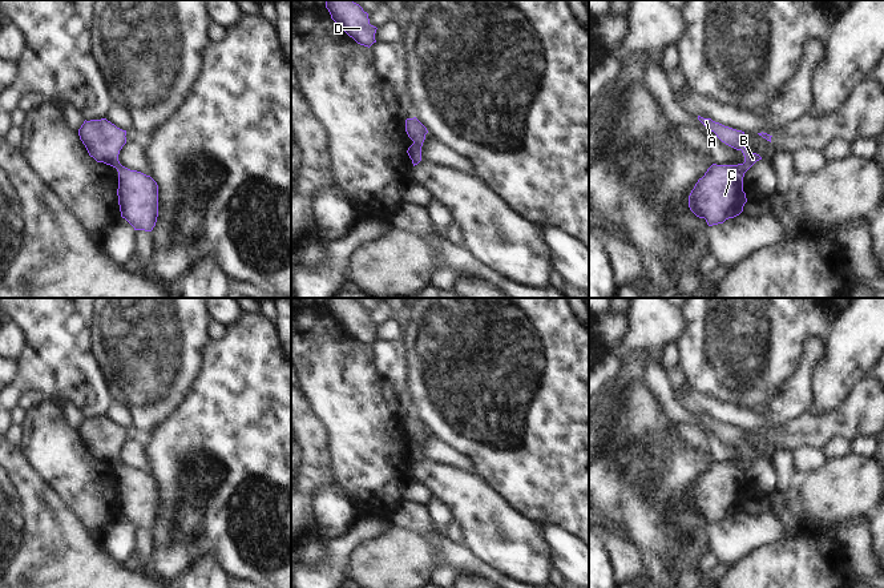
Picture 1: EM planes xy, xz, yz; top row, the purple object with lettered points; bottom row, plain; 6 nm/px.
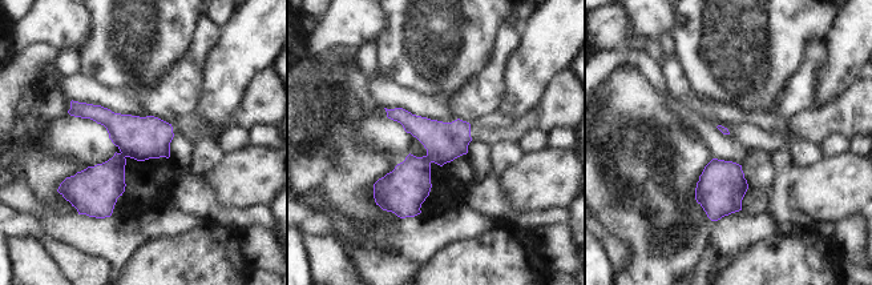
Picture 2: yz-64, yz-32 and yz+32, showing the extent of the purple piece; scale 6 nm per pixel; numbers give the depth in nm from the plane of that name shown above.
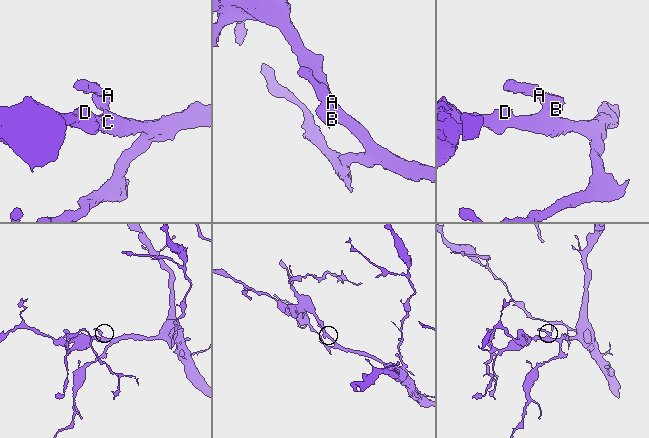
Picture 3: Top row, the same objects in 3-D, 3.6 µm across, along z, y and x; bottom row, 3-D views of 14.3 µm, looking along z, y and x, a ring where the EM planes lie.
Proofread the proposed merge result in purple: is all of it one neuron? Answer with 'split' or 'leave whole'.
split

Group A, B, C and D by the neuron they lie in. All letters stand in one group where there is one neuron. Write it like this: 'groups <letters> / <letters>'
groups A B / C D

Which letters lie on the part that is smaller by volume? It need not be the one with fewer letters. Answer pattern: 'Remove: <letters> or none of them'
Remove: A, B

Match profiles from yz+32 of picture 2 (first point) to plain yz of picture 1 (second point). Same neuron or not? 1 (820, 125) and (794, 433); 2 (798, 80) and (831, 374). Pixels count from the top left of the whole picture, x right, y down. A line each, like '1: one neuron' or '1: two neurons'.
1: one neuron
2: two neurons

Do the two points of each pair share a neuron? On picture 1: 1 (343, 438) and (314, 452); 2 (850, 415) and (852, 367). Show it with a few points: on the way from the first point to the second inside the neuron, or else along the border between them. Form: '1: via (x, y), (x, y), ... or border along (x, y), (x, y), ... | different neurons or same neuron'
1: border along (323, 425), (327, 433), (327, 447), (334, 476) | different neurons
2: border along (864, 377), (852, 387), (846, 399), (830, 411) | different neurons

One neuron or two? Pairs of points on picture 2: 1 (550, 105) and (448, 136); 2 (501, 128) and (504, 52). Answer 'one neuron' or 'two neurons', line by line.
1: one neuron
2: two neurons

